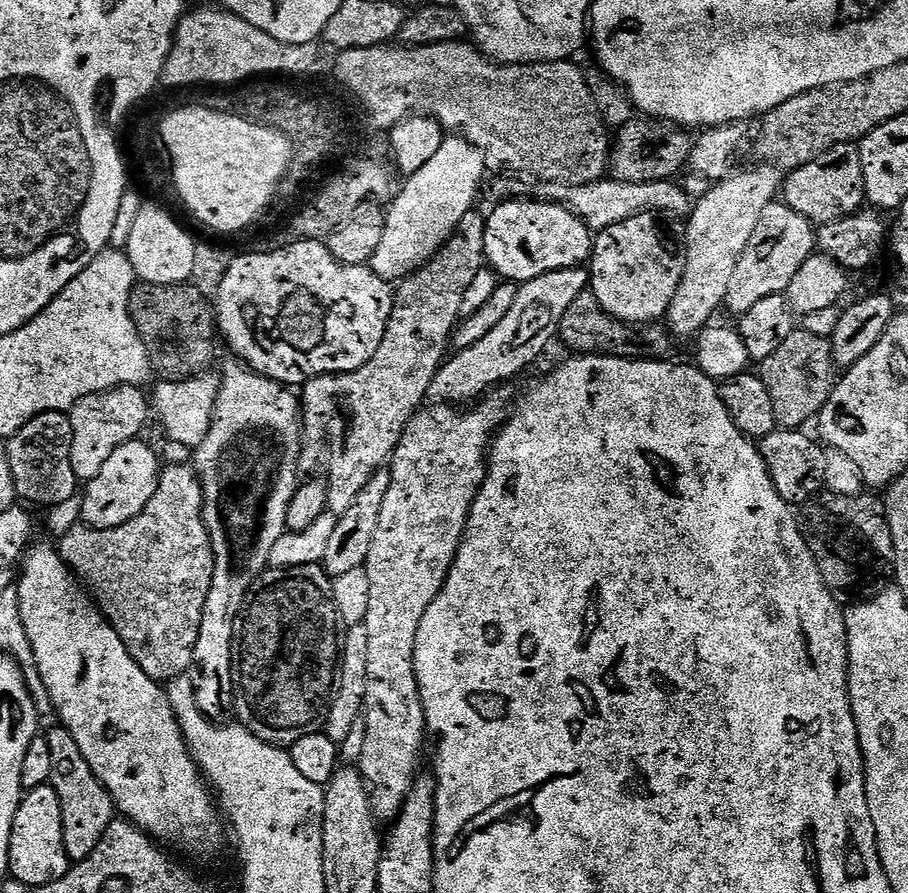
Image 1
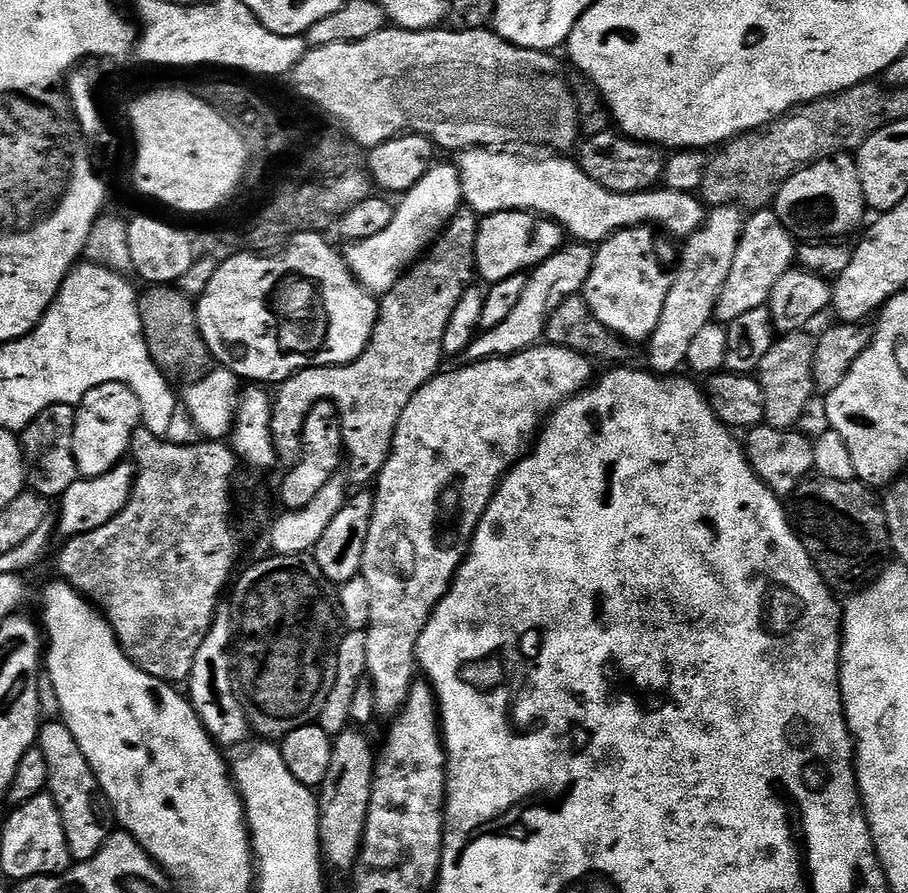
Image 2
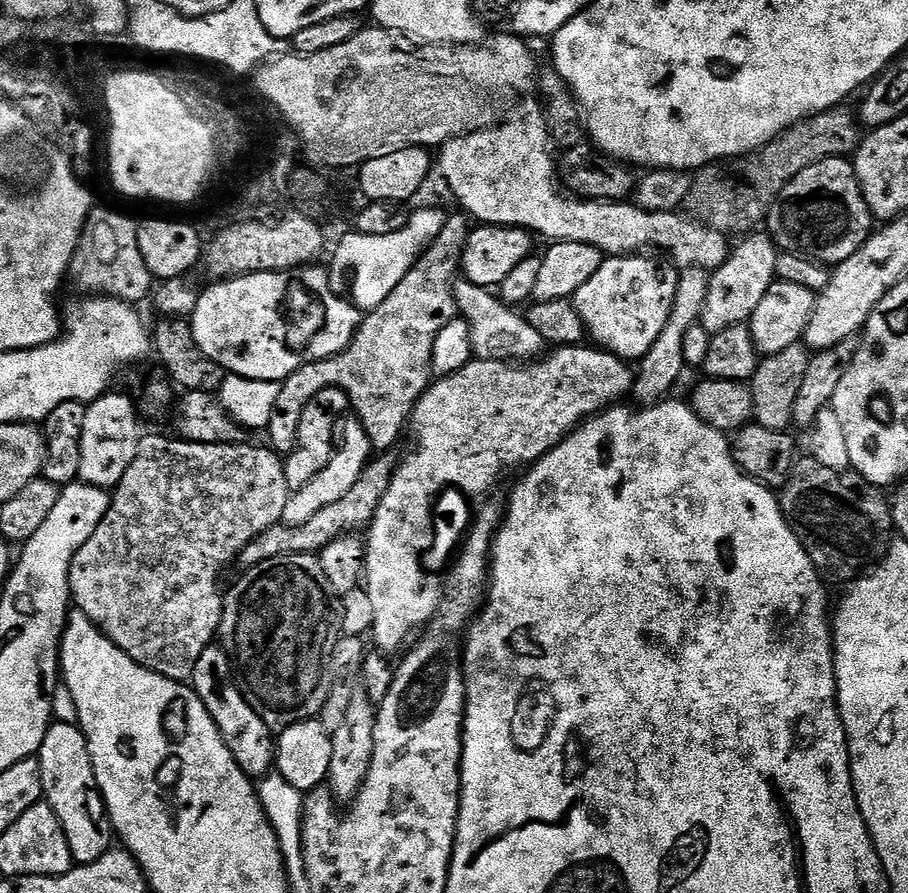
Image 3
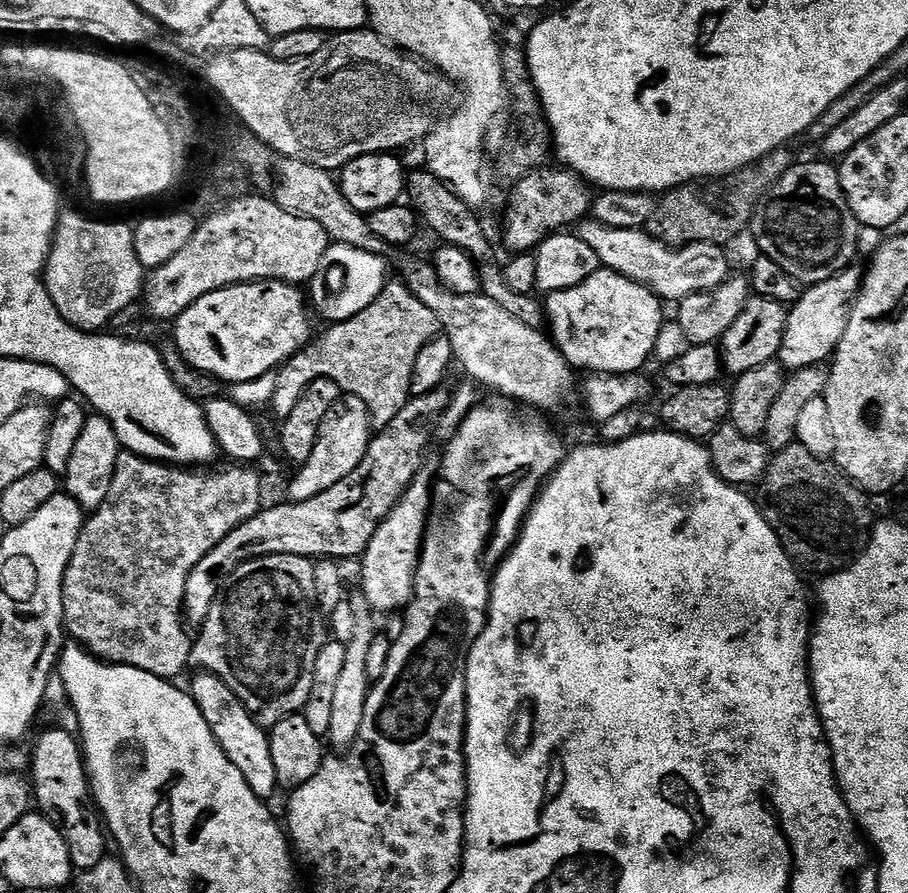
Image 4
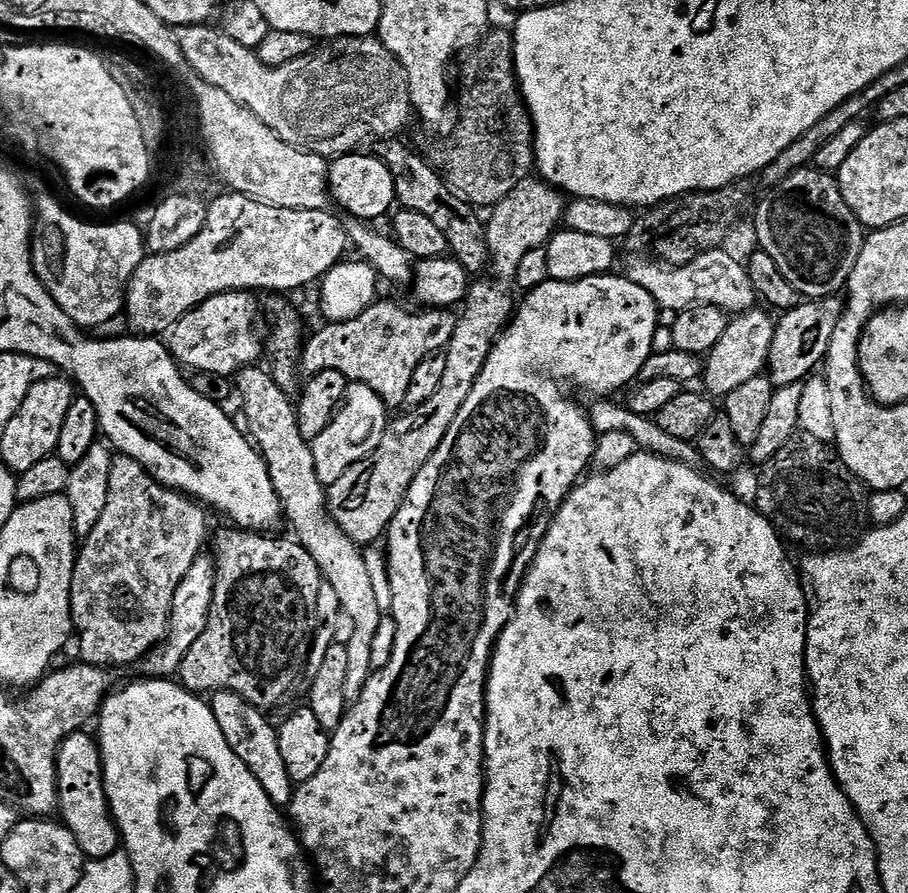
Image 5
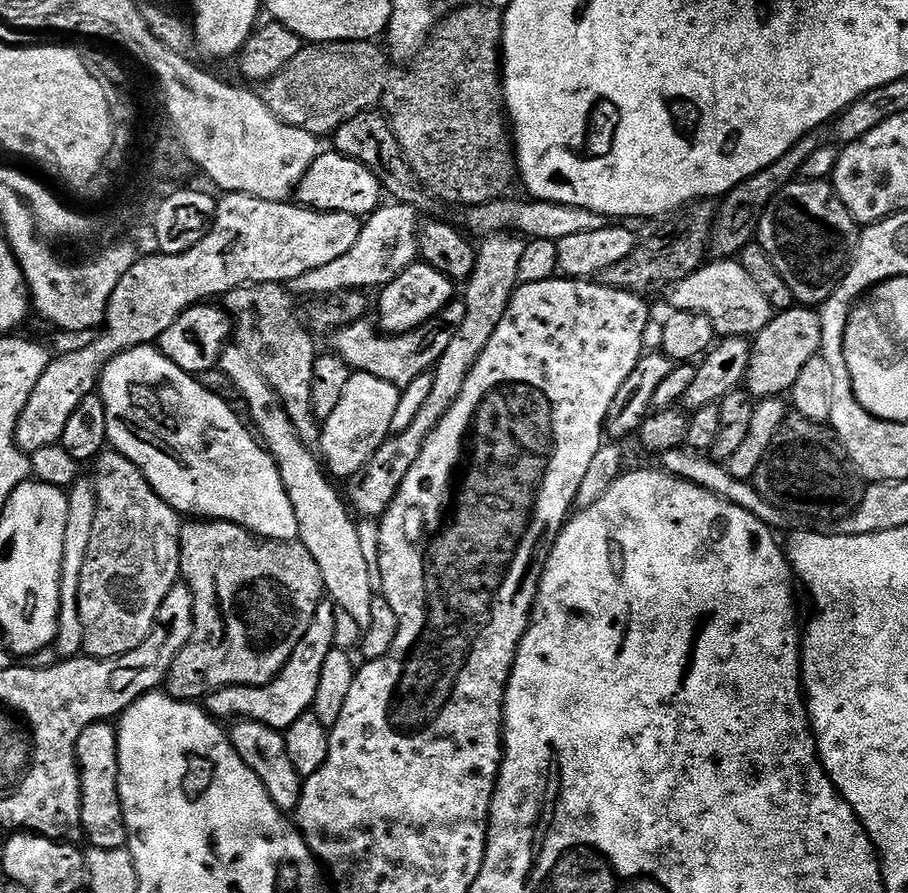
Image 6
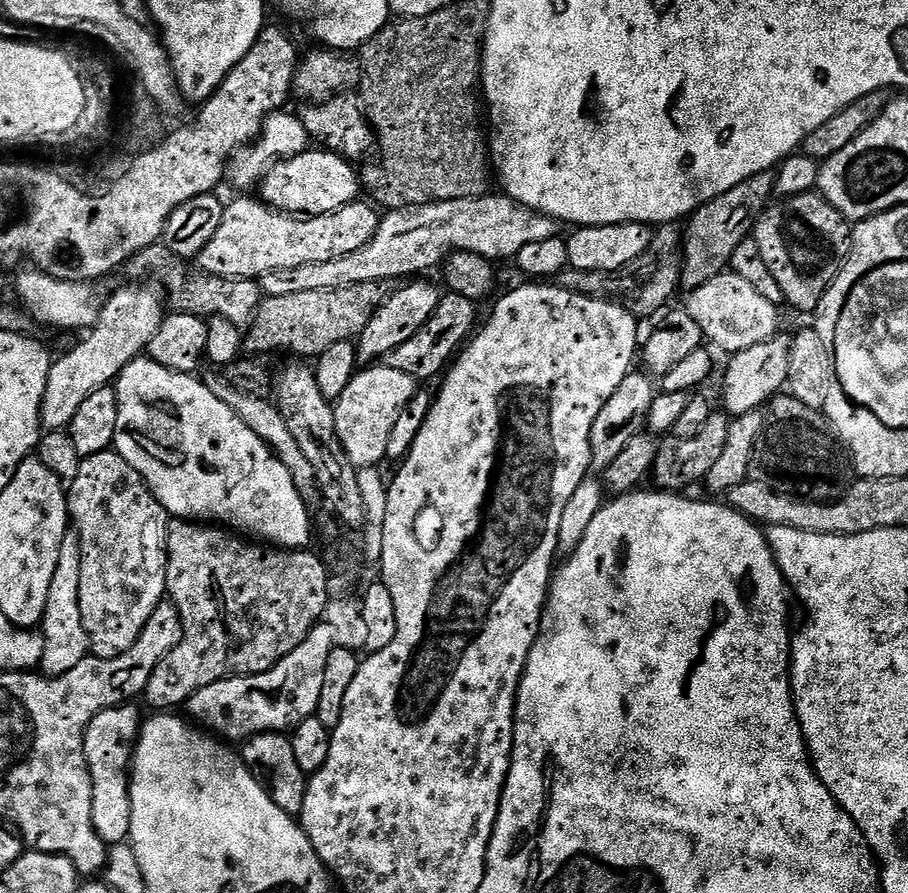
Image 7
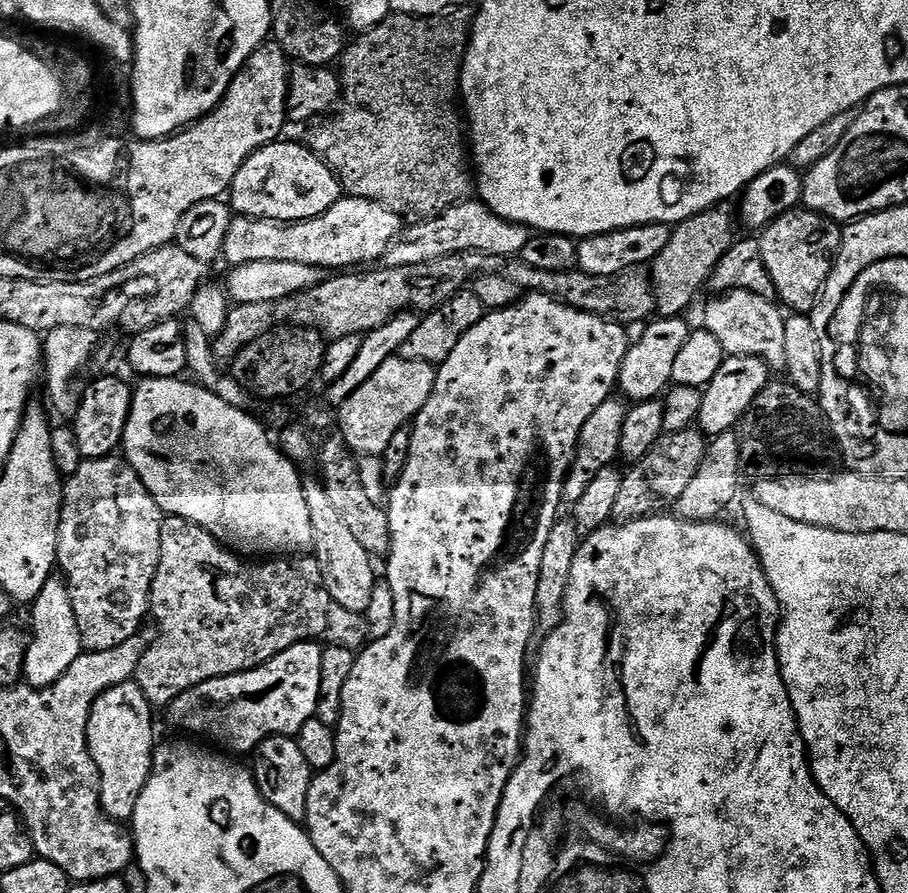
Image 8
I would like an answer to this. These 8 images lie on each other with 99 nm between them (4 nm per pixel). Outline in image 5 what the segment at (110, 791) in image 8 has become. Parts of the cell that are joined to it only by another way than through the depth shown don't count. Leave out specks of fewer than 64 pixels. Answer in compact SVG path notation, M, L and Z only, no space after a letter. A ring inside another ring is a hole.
M88 730L67 736L60 743L58 771L62 805L58 816L64 827L74 834L85 857L88 860L97 860L117 852L121 847L122 837L116 821L112 819L112 807L108 804L108 795L104 789L104 759L100 756L97 737L93 733L91 736Z

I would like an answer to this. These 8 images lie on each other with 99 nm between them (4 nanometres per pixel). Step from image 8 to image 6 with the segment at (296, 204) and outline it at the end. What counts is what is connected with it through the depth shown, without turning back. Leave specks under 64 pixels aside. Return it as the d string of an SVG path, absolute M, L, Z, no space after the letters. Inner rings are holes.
M335 150L321 151L319 158L301 178L294 196L303 207L314 208L318 212L341 212L361 218L371 216L382 204L380 177L362 162L346 158Z

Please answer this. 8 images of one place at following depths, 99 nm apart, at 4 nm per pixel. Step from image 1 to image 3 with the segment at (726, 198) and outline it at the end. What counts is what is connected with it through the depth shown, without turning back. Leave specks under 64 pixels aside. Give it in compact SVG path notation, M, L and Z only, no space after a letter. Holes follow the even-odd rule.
M700 266L685 268L679 273L676 281L676 297L670 318L667 319L666 326L663 327L657 341L639 361L630 393L631 399L634 398L635 400L633 401L635 405L652 407L661 402L671 393L669 391L675 386L683 370L686 370L684 355L682 354L682 341L690 326L699 321L702 306L706 302L709 279L709 273Z

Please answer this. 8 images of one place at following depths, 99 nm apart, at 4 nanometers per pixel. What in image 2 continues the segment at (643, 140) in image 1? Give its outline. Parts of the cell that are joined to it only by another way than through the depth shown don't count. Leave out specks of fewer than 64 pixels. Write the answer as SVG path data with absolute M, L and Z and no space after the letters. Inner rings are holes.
M619 131L596 132L579 145L578 163L580 169L598 186L614 194L634 194L635 192L653 191L663 181L666 156L657 145L642 144L631 140Z

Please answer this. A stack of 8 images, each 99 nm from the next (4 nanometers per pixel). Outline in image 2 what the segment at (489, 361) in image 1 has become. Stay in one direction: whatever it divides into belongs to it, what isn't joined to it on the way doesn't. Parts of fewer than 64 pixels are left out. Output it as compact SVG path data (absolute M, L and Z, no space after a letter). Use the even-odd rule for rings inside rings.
M568 242L565 243L564 247L559 248L553 256L546 258L546 262L542 262L537 268L531 269L528 285L522 293L521 300L518 301L518 306L514 309L514 314L510 314L510 318L506 318L506 322L502 322L498 327L481 331L468 348L467 359L475 362L491 360L494 356L513 356L516 352L525 352L532 345L541 343L542 337L548 331L548 323L554 310L558 310L558 306L562 306L562 302L566 302L566 298L577 295L583 289L586 278L590 278L590 270L594 266L595 257L595 251L589 245L583 242Z

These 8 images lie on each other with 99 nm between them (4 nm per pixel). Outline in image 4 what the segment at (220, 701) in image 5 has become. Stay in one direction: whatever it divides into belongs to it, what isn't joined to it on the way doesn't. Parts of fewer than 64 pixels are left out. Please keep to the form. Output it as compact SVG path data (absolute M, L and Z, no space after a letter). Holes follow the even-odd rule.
M207 670L199 673L200 677L190 685L192 696L196 699L204 716L210 722L218 742L226 750L226 754L242 770L242 774L250 782L257 796L269 798L276 792L280 779L278 770L274 768L272 742L265 725L253 716L252 711L243 702L241 693L229 681Z

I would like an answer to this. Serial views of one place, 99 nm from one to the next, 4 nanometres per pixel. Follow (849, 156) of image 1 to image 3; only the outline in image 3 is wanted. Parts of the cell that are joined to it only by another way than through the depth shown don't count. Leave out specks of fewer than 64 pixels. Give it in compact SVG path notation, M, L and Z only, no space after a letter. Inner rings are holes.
M842 156L806 166L778 194L766 221L767 235L781 253L792 253L825 266L835 266L850 258L873 231L874 217L860 189L856 165Z

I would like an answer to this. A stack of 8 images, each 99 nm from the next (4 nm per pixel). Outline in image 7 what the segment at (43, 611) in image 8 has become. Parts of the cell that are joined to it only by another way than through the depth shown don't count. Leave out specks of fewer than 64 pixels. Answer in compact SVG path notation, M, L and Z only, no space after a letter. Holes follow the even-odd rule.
M70 530L62 538L62 546L58 546L58 562L54 565L54 578L50 578L50 594L46 598L42 621L44 649L39 671L47 677L66 674L89 655L86 630L82 626L82 606L78 602L78 582L81 578L82 546L76 531Z

